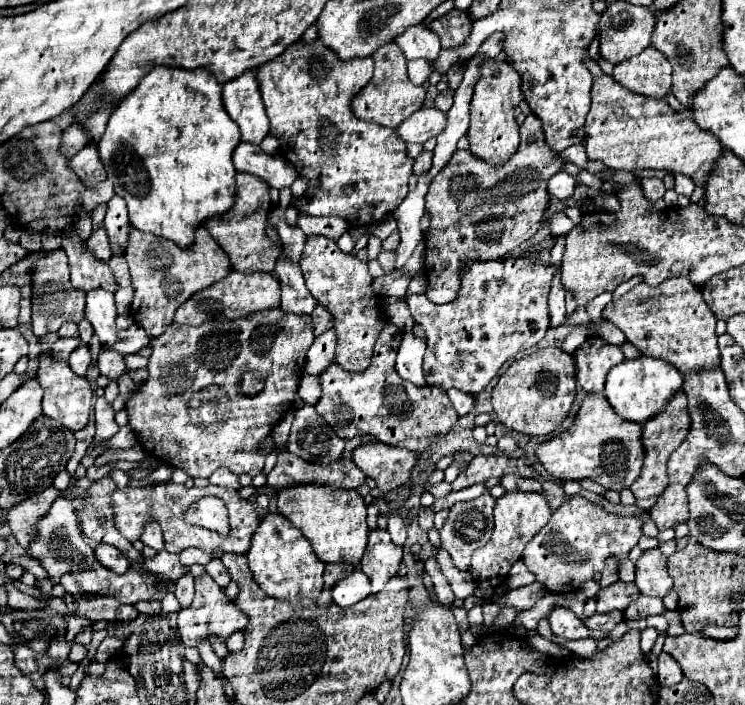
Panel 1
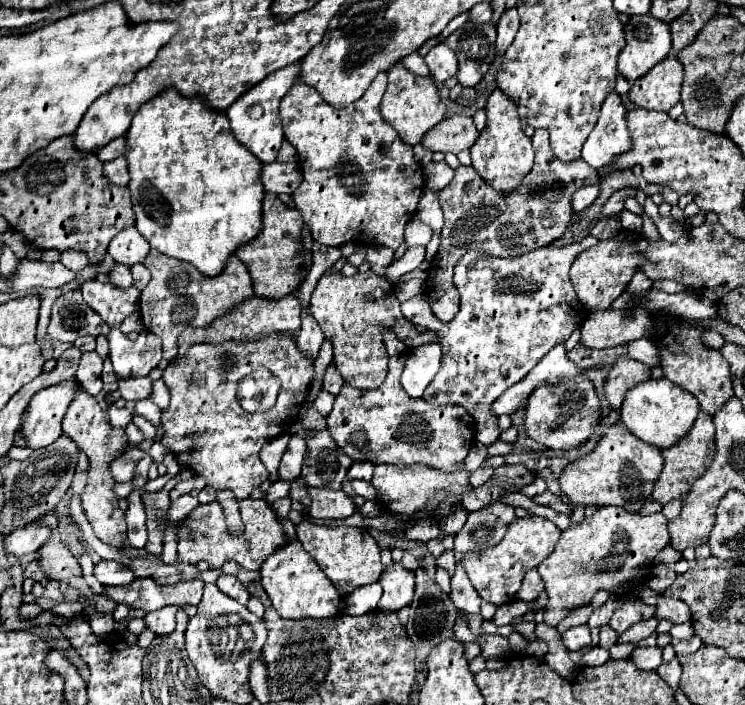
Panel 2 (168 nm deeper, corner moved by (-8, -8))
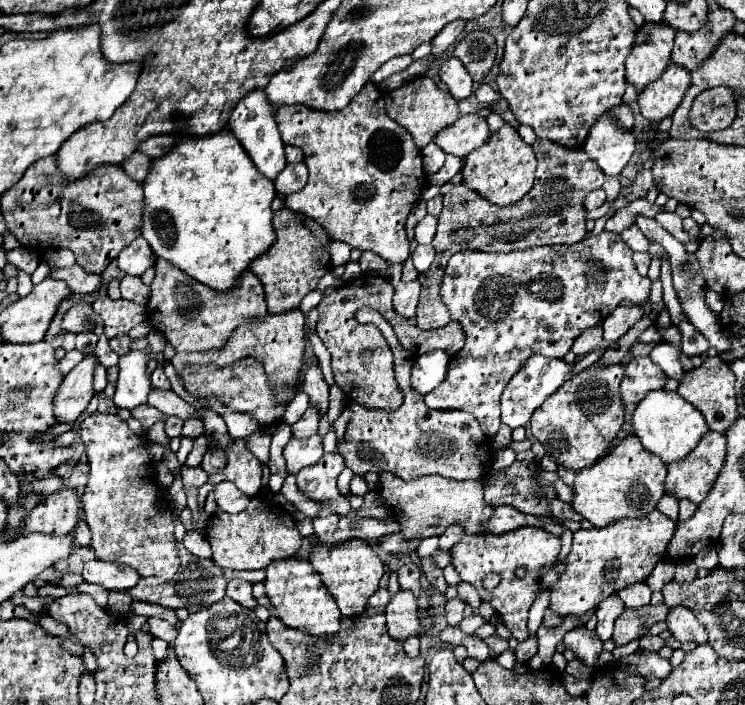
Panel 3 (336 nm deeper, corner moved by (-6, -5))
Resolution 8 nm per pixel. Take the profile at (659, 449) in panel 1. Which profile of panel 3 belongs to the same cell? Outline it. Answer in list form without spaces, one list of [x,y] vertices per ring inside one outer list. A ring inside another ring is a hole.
[[[707,431],[707,435],[703,435],[703,439],[697,443],[695,451],[691,451],[691,455],[687,455],[687,459],[681,459],[679,463],[669,463],[667,465],[667,479],[665,479],[665,493],[675,495],[675,499],[689,499],[693,503],[701,503],[707,493],[711,491],[715,477],[719,475],[723,461],[725,461],[725,435],[717,433],[717,431]]]

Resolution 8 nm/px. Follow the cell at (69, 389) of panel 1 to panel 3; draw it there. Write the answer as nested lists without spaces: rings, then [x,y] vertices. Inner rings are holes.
[[[93,413],[79,423],[79,437],[85,445],[89,461],[89,483],[83,493],[83,511],[85,521],[93,533],[91,547],[97,553],[97,559],[117,561],[133,567],[141,577],[161,577],[173,579],[179,571],[179,555],[175,549],[173,521],[169,517],[169,507],[165,517],[159,511],[159,485],[153,479],[153,461],[147,455],[143,437],[135,435],[119,415],[111,413]]]

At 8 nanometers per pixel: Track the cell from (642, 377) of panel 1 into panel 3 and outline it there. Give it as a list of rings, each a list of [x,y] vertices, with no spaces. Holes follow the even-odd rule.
[[[667,389],[649,391],[637,403],[637,409],[631,415],[631,425],[633,433],[639,437],[643,447],[653,455],[661,457],[663,463],[671,463],[689,455],[689,451],[709,429],[703,415],[695,407],[691,407],[691,403],[687,403],[681,395],[677,395],[677,391],[667,391]]]

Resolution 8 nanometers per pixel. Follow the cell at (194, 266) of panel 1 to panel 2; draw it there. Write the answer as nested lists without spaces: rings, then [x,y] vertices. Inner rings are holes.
[[[151,250],[143,264],[149,268],[153,278],[141,292],[141,318],[145,328],[163,340],[163,356],[169,362],[175,360],[177,338],[187,326],[207,328],[213,320],[231,312],[255,294],[249,270],[237,256],[229,258],[225,270],[217,278],[205,278],[189,262],[163,256],[157,250]]]

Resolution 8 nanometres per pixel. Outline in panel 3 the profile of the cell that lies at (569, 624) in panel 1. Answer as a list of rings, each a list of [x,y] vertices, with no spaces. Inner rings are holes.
[[[575,627],[563,635],[563,643],[567,649],[571,649],[587,667],[597,665],[597,657],[603,651],[601,639],[595,635],[595,631],[589,631],[587,627]]]

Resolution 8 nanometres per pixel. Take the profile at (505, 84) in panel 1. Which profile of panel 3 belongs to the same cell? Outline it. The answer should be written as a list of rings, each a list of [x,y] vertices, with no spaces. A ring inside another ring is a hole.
[[[505,121],[501,129],[497,129],[483,147],[471,151],[471,155],[465,157],[463,179],[473,191],[483,195],[487,201],[505,207],[517,203],[533,187],[535,165],[537,161],[533,149],[521,139],[517,129]]]

